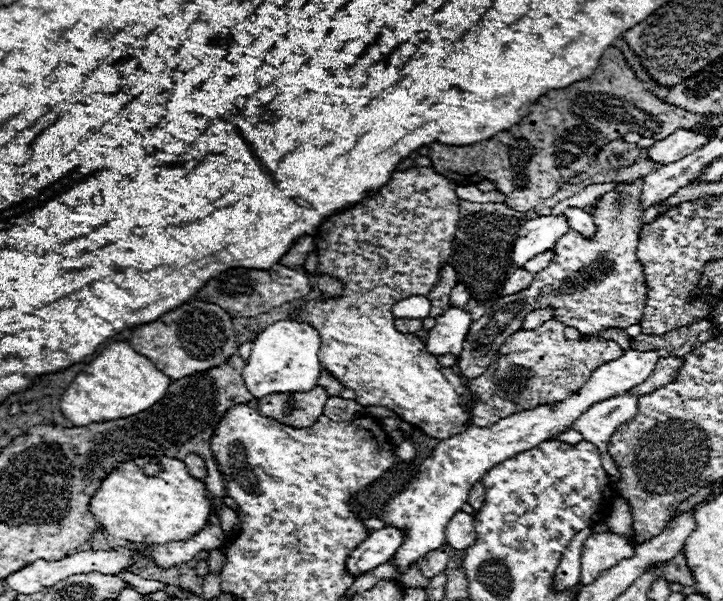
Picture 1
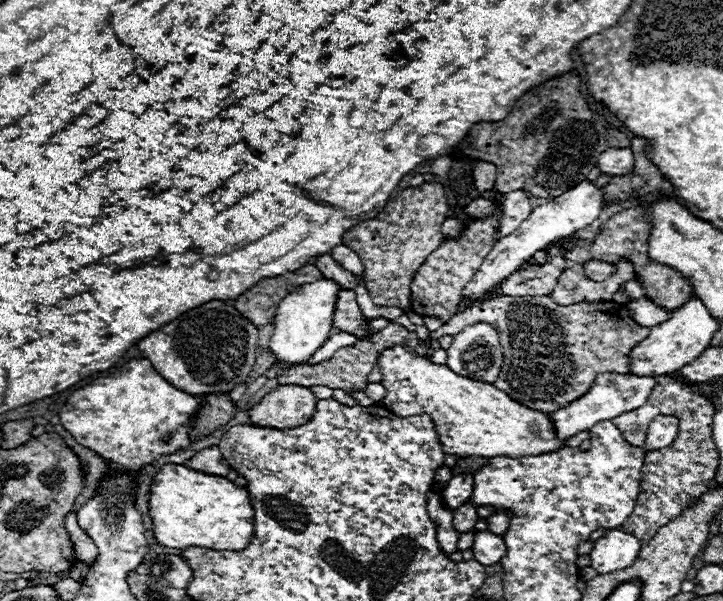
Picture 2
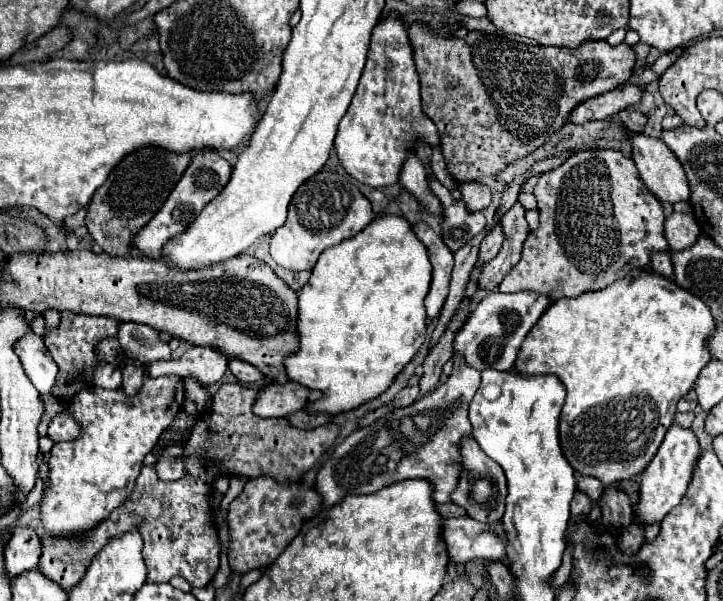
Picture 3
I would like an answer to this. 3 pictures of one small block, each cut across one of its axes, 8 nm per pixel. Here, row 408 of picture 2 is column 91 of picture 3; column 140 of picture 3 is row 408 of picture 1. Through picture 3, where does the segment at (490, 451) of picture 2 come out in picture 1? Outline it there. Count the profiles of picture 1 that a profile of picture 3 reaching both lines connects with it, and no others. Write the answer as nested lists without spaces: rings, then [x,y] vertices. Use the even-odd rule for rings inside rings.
[[[432,168],[392,172],[390,180],[374,196],[366,196],[362,202],[328,216],[330,220],[326,220],[316,234],[318,272],[336,276],[336,280],[344,284],[344,292],[336,298],[310,300],[292,314],[292,320],[306,322],[318,330],[322,340],[322,368],[332,372],[332,376],[336,376],[344,388],[354,390],[358,404],[386,406],[404,422],[410,422],[424,434],[440,440],[468,428],[468,404],[472,396],[450,368],[442,368],[436,356],[426,352],[424,342],[416,334],[402,334],[394,328],[392,306],[414,294],[428,296],[440,278],[440,268],[448,264],[452,256],[454,232],[458,230],[460,222],[460,198],[456,196],[454,188],[456,186],[448,178],[440,176]]]

